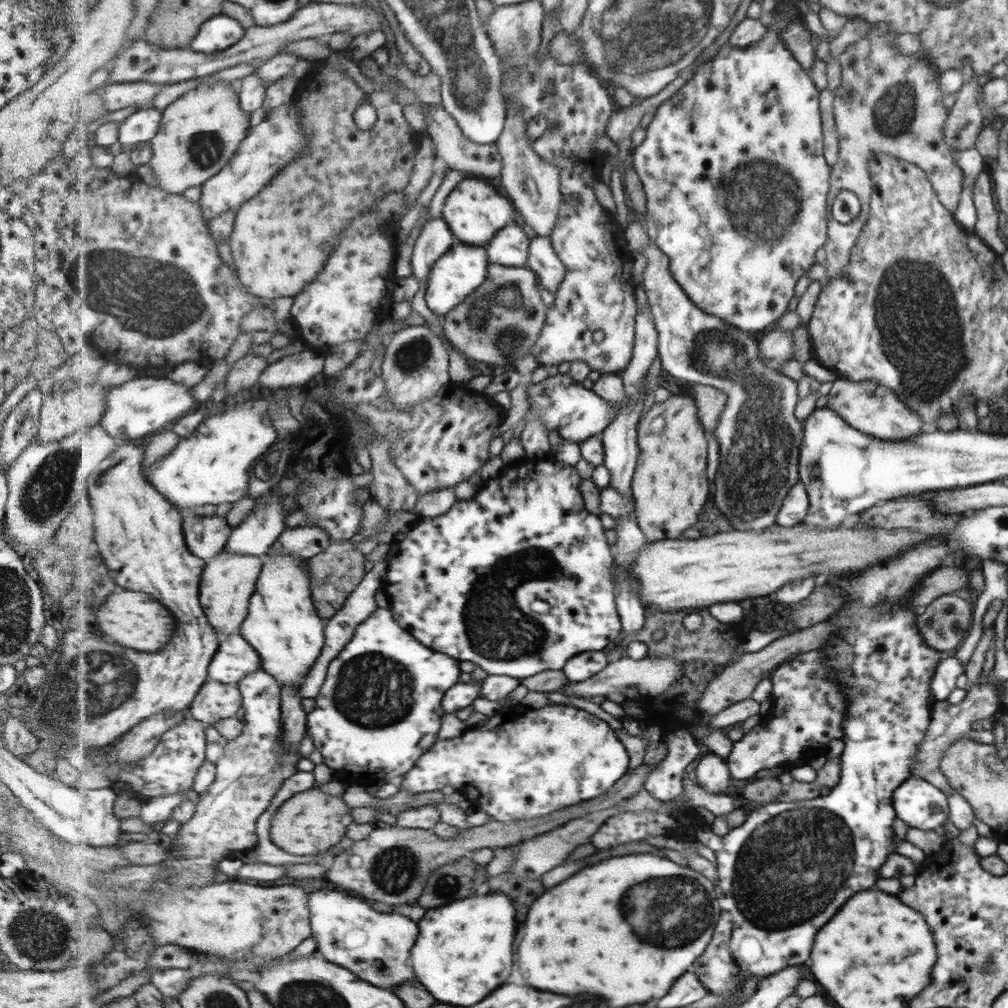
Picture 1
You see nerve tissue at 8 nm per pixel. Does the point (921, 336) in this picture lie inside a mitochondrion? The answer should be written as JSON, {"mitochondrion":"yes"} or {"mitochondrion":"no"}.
{"mitochondrion":"yes"}

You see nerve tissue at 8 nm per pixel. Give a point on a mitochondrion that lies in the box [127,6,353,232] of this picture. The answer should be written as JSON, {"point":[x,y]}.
{"point":[205,149]}

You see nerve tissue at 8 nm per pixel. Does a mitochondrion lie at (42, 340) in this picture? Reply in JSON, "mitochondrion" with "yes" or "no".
{"mitochondrion":"no"}

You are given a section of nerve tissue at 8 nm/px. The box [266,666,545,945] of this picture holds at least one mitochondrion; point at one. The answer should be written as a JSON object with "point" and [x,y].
{"point":[394,870]}

